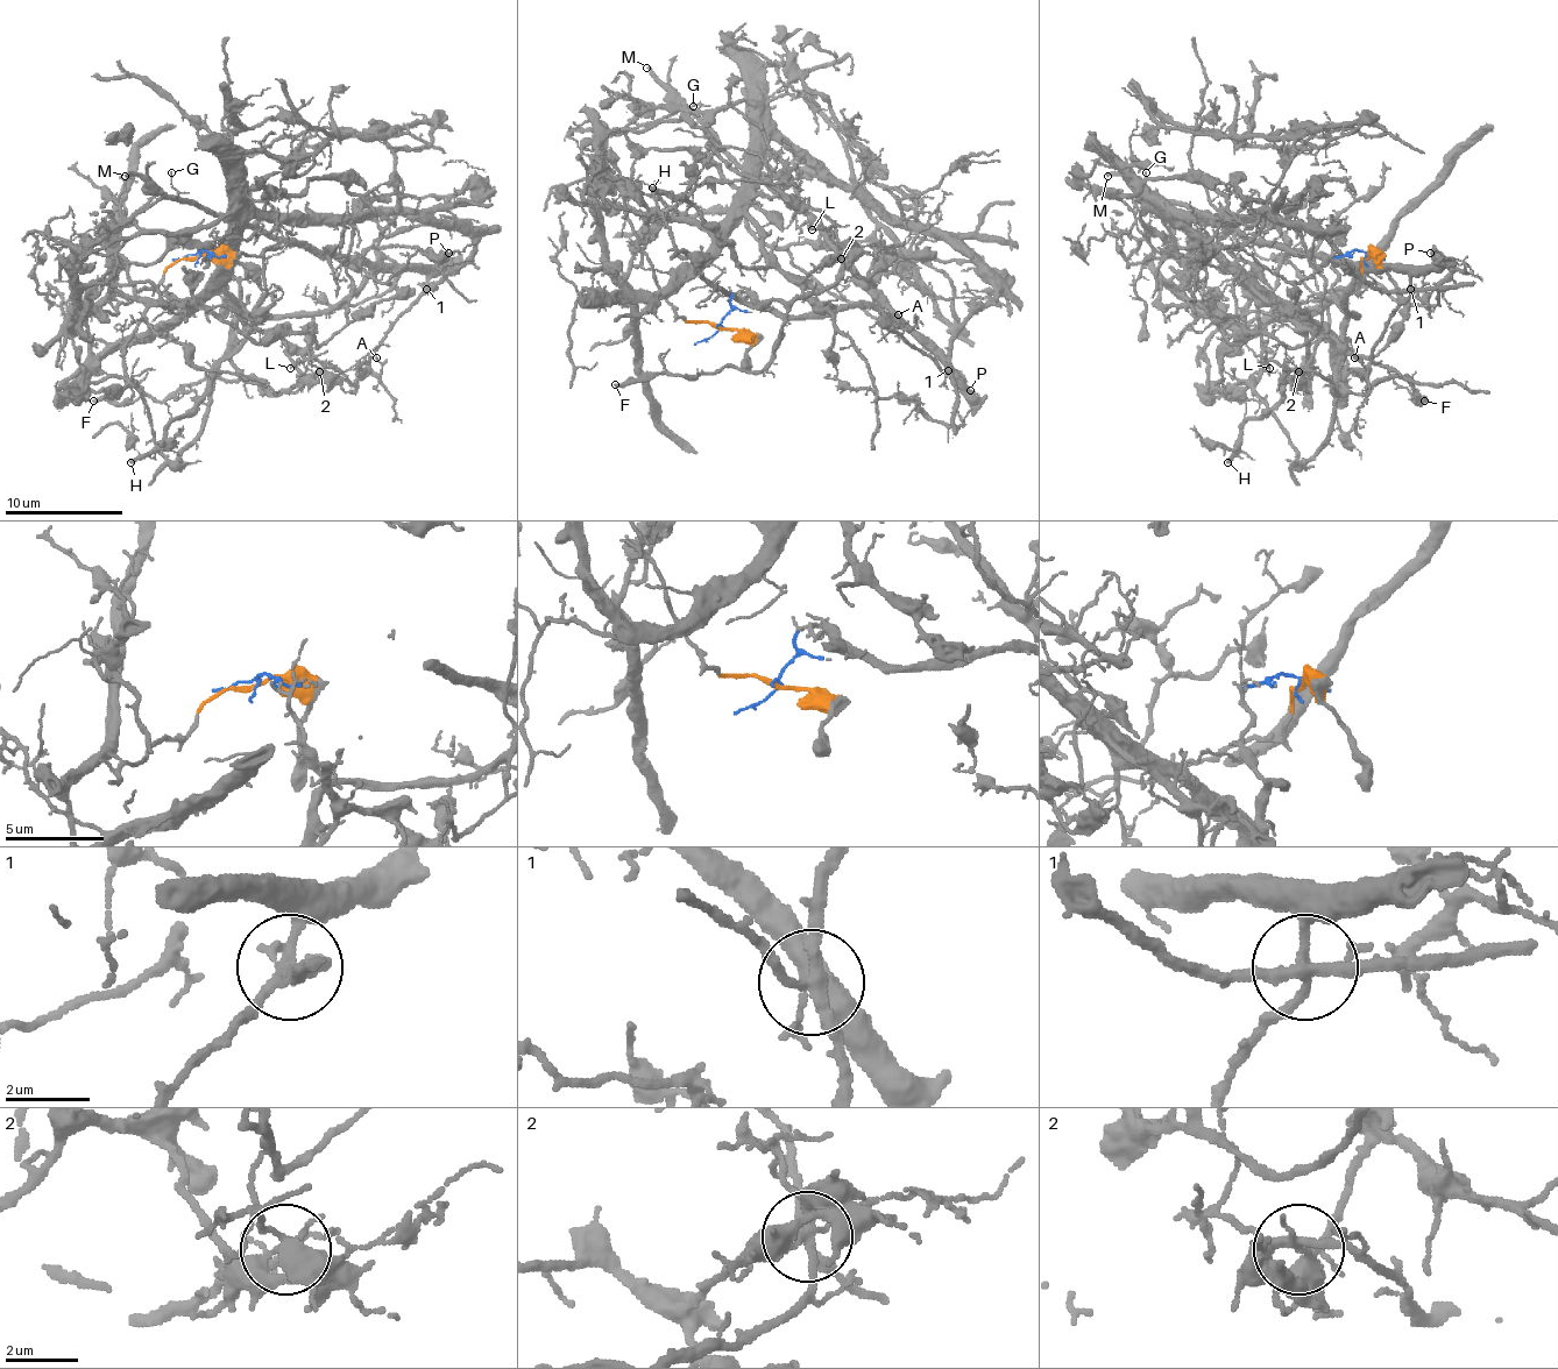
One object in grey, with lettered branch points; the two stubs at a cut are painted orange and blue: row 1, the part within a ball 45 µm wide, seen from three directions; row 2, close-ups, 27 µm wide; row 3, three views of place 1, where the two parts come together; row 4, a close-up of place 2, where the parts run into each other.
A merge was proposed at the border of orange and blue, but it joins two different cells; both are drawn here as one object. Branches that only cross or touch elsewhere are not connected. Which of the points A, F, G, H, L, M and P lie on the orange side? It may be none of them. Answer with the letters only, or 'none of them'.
H

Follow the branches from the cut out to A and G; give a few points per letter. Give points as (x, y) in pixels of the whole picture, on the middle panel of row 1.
A: (720, 326), (735, 293), (797, 317), (879, 305), (950, 370), (891, 328), (900, 328), (897, 314)
G: (720, 326), (735, 293), (785, 314), (891, 309), (808, 217), (758, 182), (693, 105)

